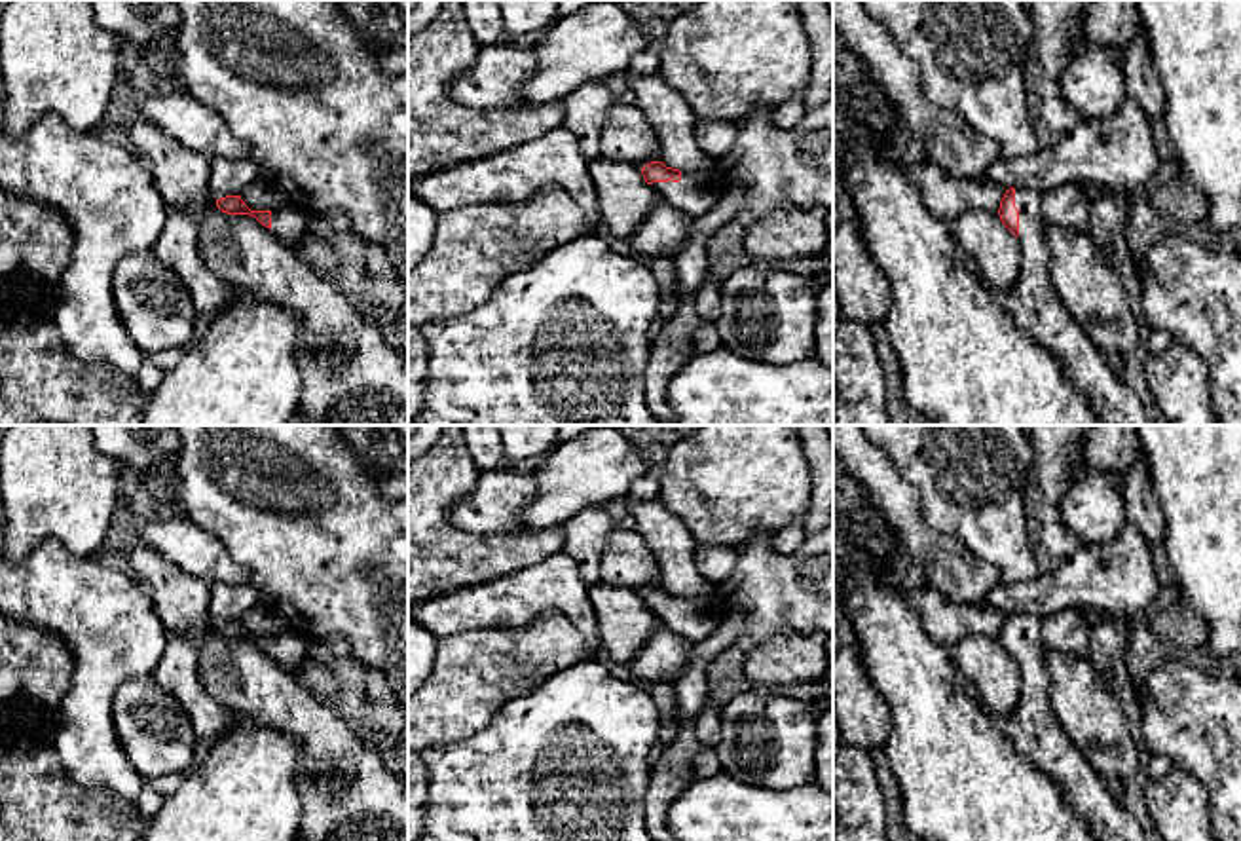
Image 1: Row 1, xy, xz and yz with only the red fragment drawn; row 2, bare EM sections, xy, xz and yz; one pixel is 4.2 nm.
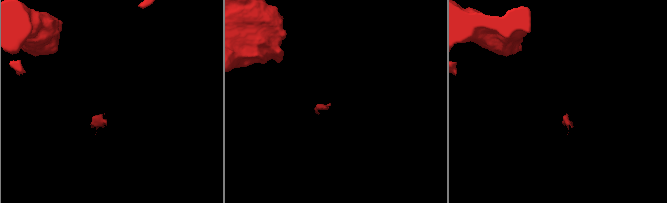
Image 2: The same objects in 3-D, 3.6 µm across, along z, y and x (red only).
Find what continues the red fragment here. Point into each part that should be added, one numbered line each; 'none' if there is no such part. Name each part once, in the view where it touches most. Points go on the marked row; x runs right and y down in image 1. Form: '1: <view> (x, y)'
1: yz (1033, 302)

